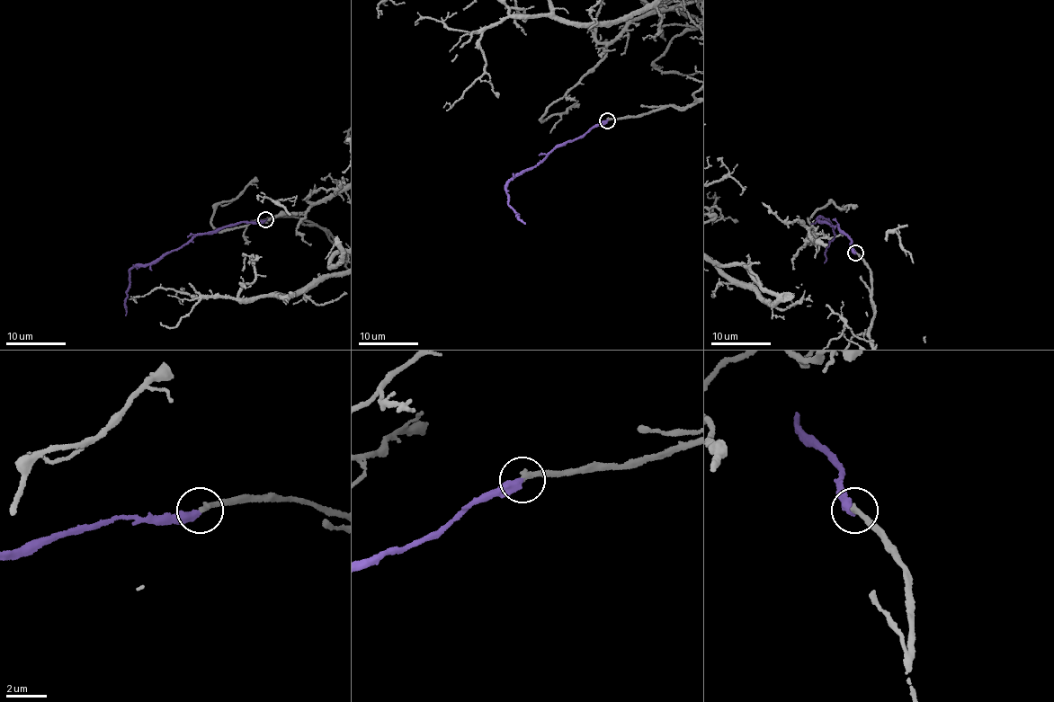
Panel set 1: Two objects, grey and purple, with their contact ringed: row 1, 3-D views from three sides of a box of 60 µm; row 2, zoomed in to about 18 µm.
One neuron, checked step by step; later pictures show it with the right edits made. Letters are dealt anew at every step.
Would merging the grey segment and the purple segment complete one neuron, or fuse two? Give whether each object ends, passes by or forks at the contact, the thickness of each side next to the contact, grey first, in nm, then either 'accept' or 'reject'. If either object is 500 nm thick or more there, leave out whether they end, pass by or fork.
grey ends; purple ends; calibres 280 and 400 nm; accept

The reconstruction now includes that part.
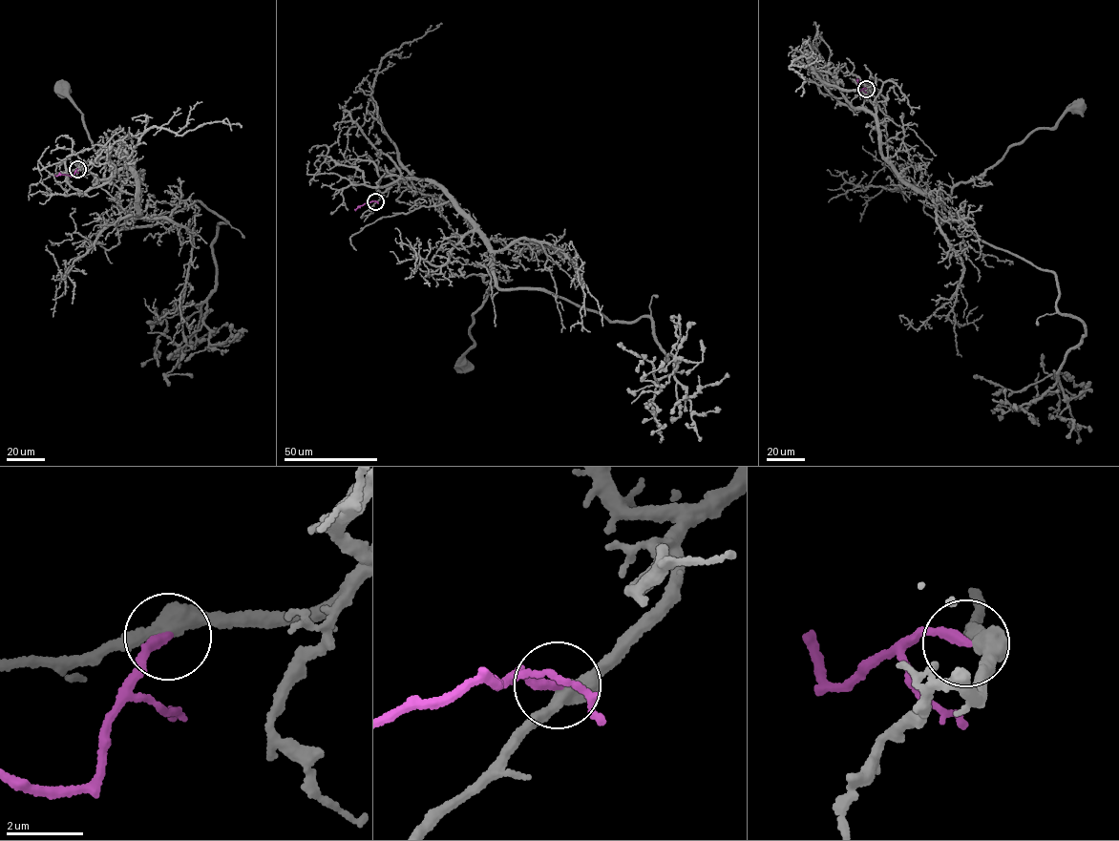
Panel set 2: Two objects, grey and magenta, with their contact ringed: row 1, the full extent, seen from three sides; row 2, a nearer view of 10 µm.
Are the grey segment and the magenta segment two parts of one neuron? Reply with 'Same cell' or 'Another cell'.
Same cell

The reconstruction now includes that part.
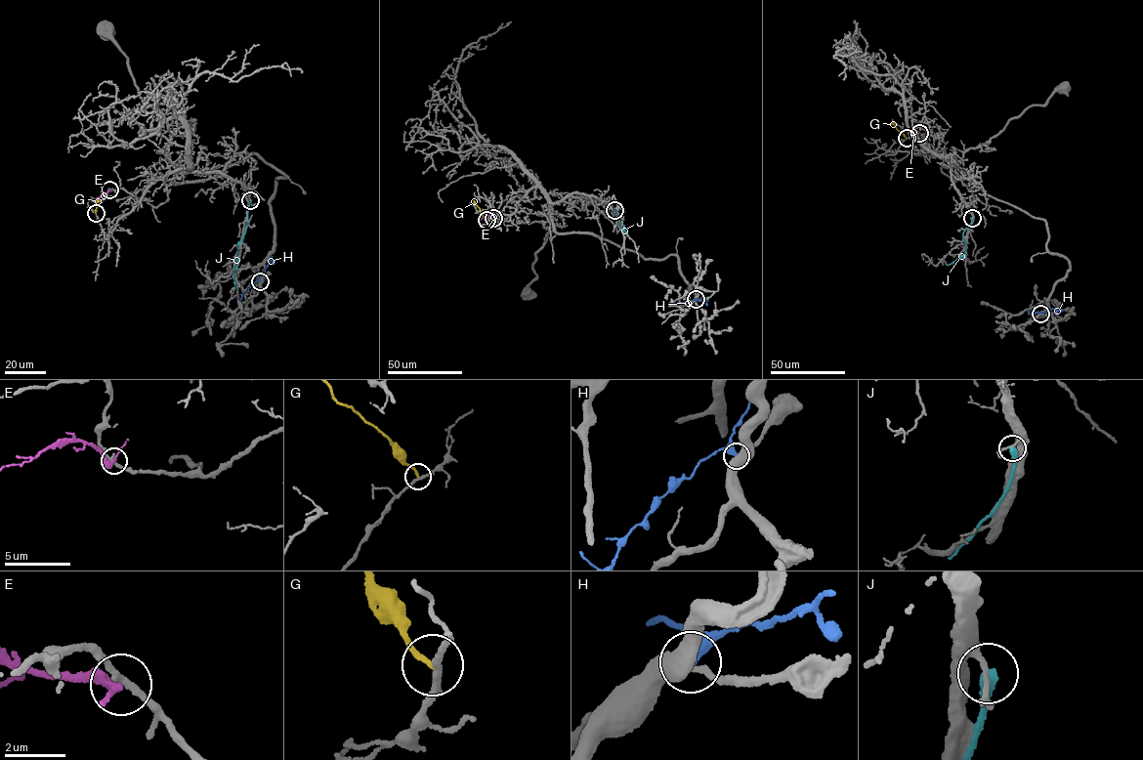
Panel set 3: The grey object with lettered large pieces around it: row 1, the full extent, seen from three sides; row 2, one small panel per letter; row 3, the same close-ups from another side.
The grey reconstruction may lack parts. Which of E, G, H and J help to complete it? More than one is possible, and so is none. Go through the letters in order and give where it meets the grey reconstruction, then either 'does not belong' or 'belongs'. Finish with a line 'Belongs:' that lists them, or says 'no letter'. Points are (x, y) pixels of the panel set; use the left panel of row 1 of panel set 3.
E: contact (109, 190); does not belong
G: contact (96, 213); does not belong
H: contact (260, 281); does not belong
J: contact (250, 200); does not belong
Belongs: no letter

